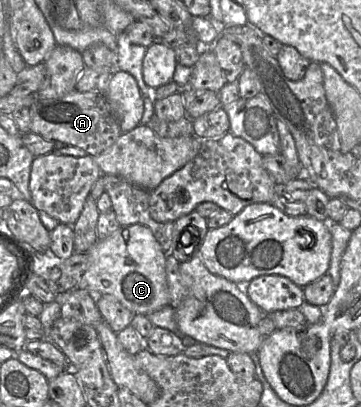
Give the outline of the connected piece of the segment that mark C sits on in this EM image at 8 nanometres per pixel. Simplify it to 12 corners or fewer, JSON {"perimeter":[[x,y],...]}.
{"perimeter":[[121,226],[87,252],[78,289],[135,314],[170,304],[149,227]]}

